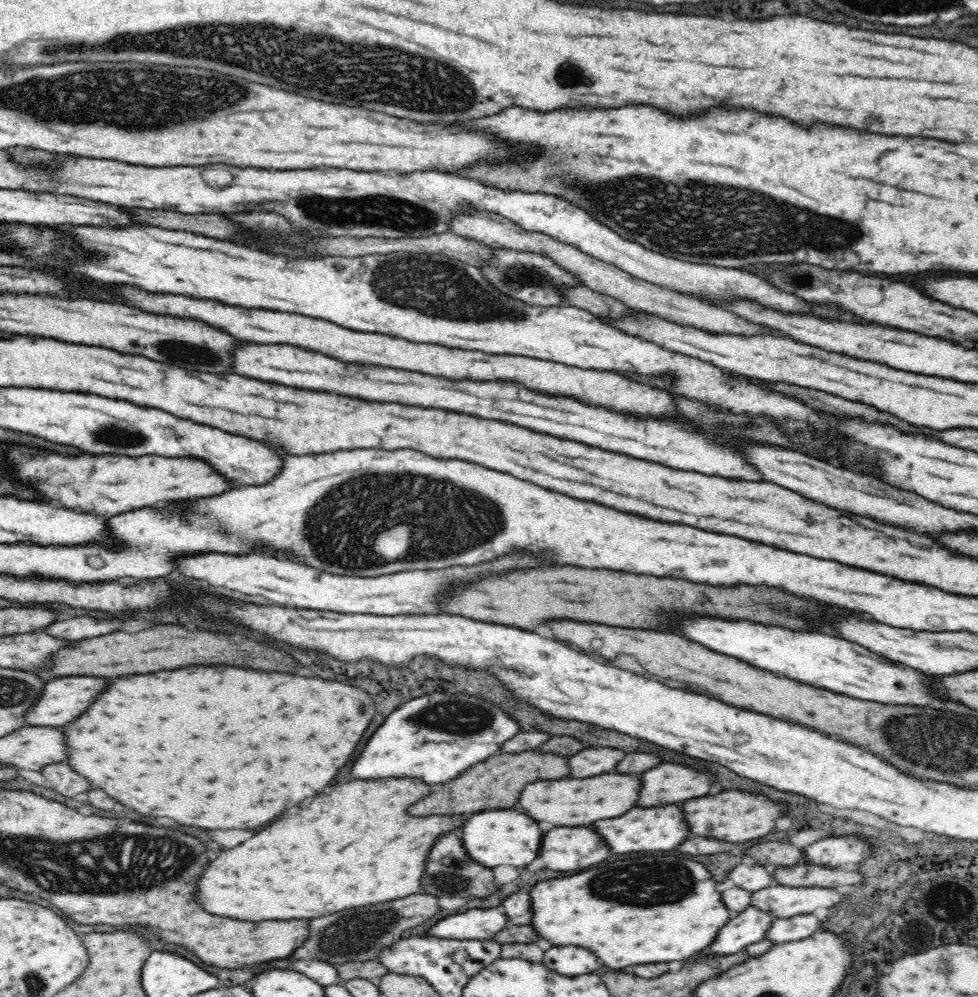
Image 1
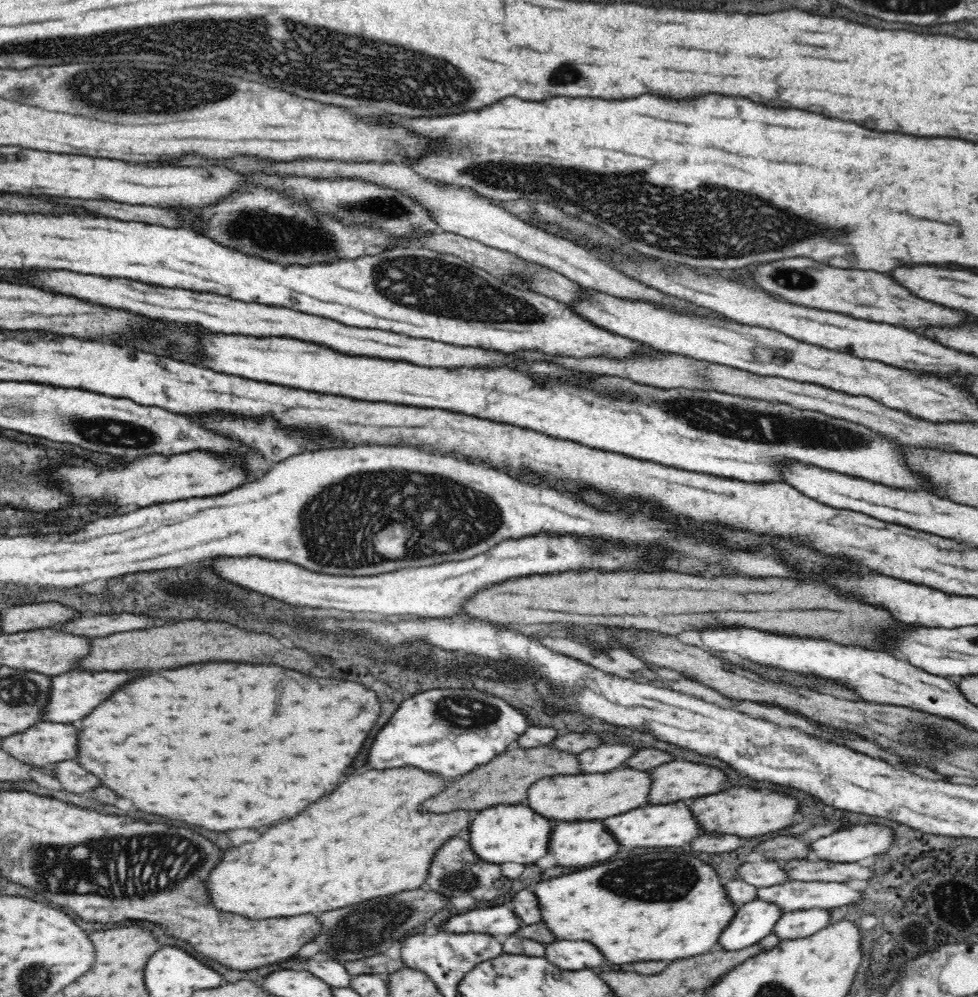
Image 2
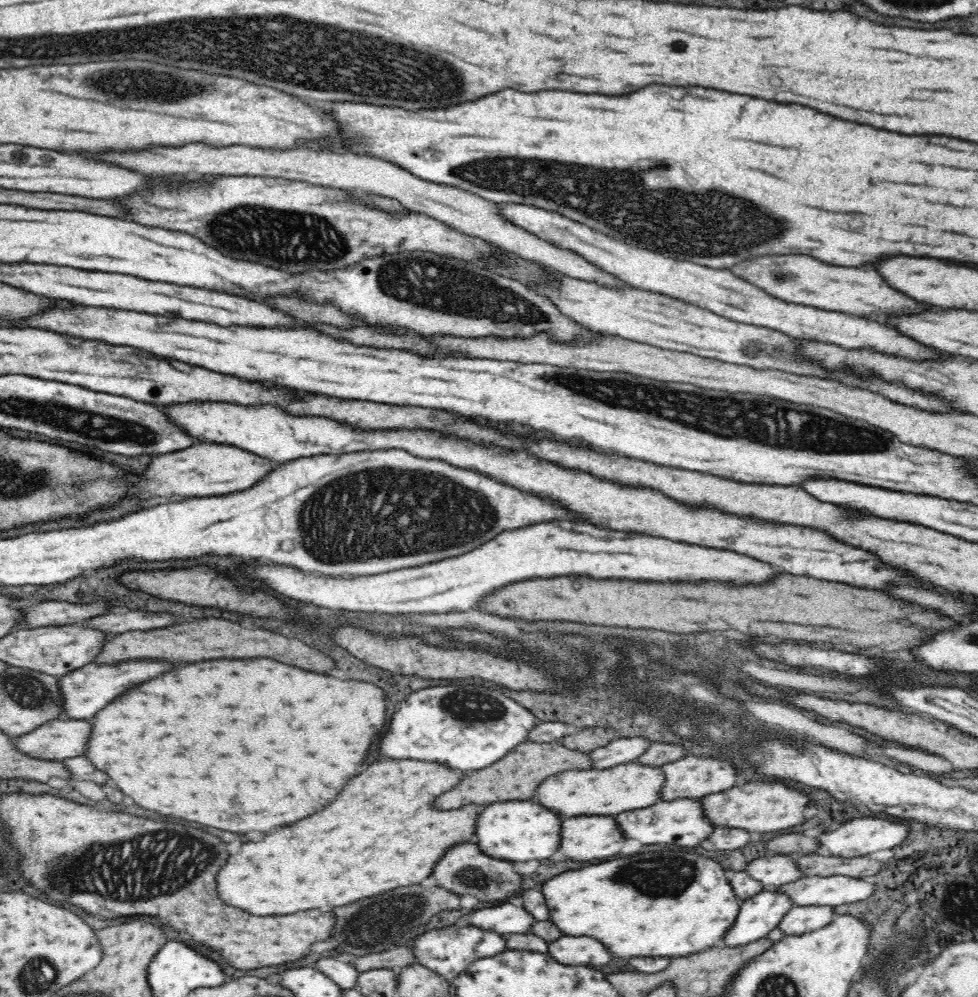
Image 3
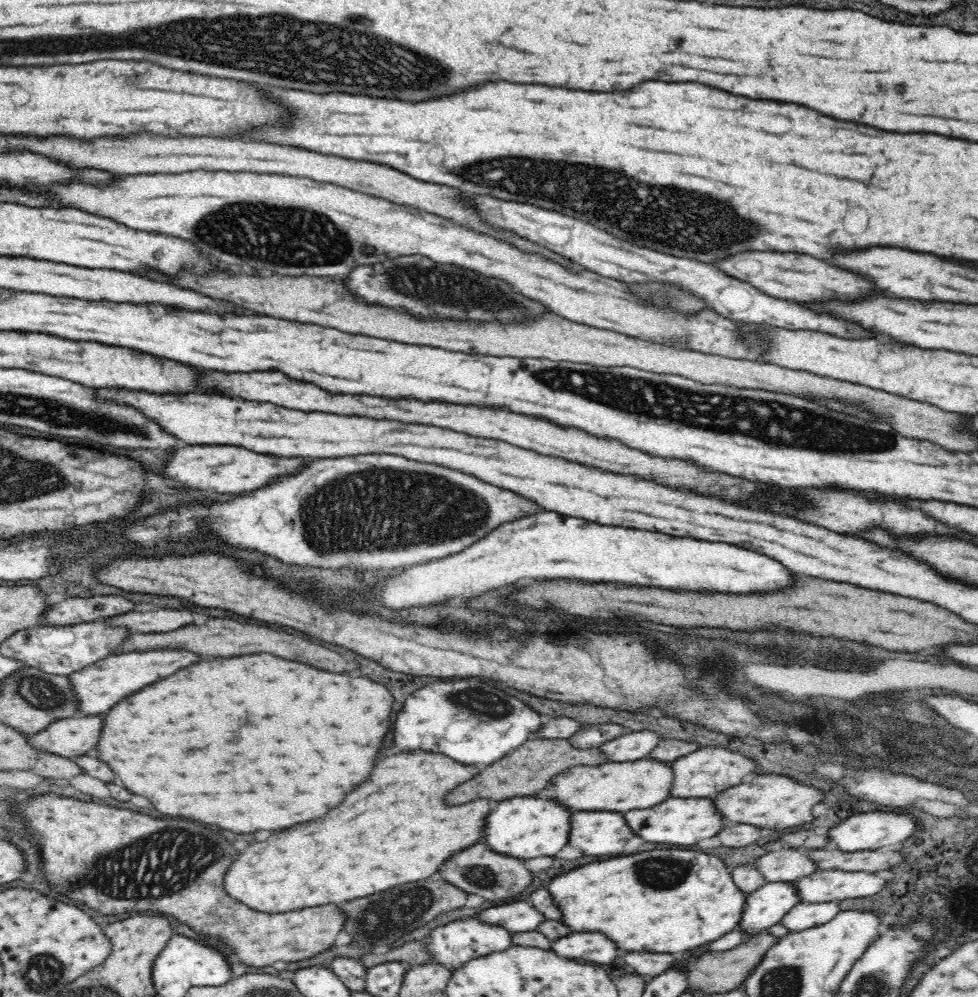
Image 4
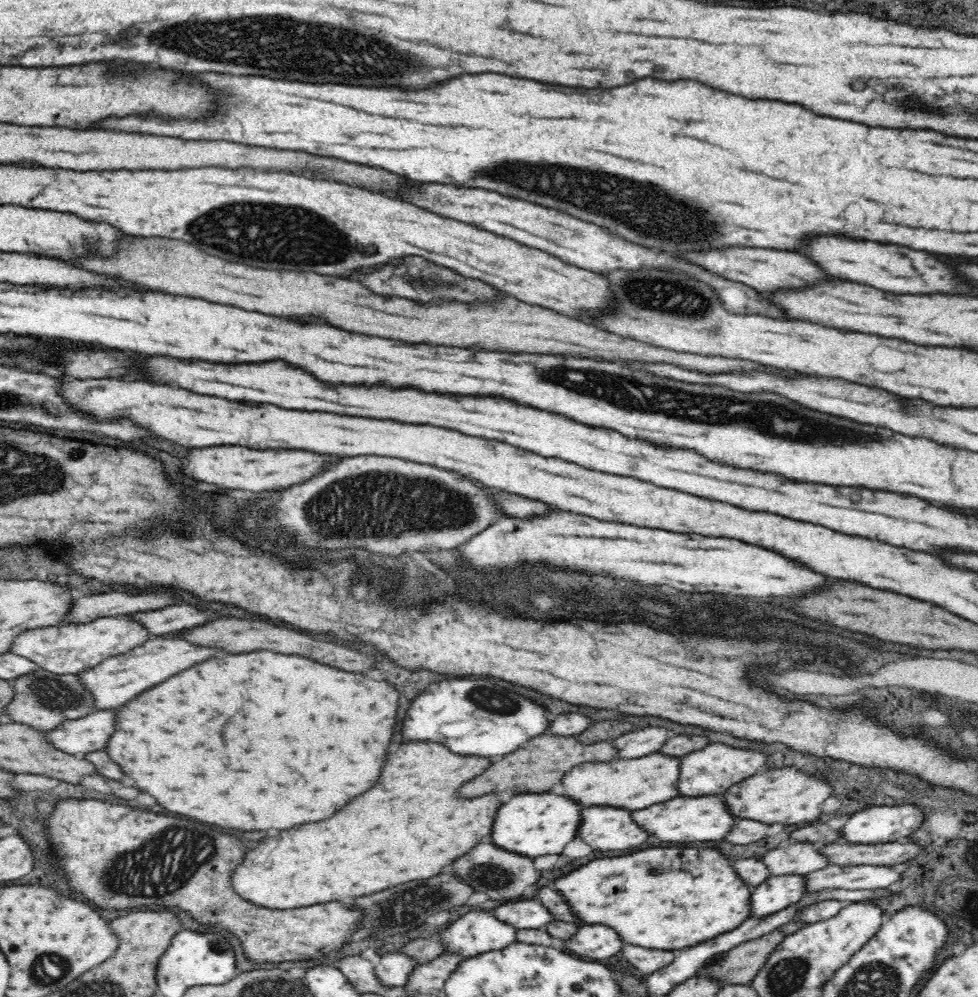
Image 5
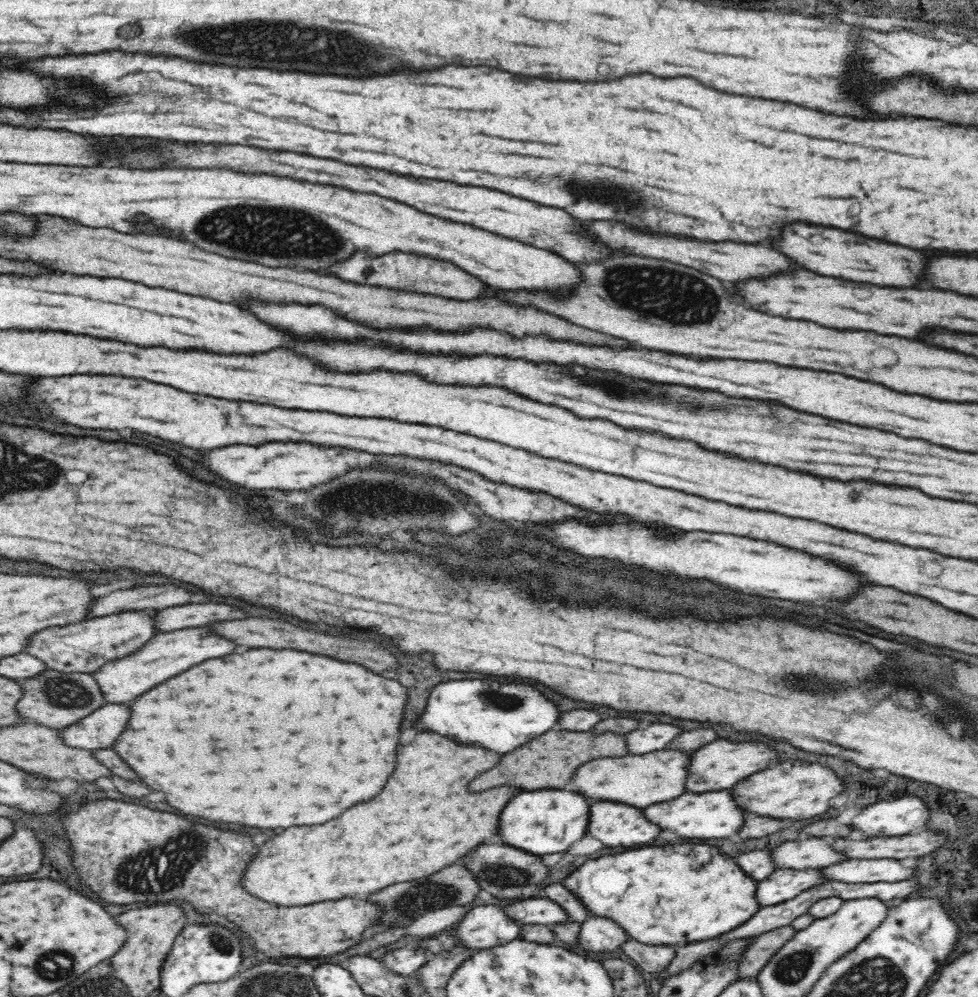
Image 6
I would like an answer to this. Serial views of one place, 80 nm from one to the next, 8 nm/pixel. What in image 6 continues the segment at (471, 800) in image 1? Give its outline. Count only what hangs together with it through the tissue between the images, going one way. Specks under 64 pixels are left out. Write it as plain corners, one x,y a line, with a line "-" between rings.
548,730
544,734
541,734
538,738
534,738
532,742
524,744
514,756
512,754
506,754
492,770
484,772
482,776
474,778
472,784
470,784
470,792
482,792
482,790
488,790
488,788
496,788
496,786
522,786
526,790
544,790
544,788
564,788
566,782
570,782
574,770
584,764
584,762
590,762
594,758
614,758
628,755
628,747
626,747
626,737
620,734
606,732
606,734
598,734
594,736
594,733
590,734
590,731
586,732
566,732
560,730

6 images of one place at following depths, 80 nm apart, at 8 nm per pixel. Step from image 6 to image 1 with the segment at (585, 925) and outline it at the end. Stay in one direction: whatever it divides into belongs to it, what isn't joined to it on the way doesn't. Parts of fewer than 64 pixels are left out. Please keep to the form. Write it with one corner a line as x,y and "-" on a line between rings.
560,946
560,948
550,948
543,956
544,966
564,977
575,977
581,974
599,973
602,968
598,958
586,950
586,948
576,948
576,946

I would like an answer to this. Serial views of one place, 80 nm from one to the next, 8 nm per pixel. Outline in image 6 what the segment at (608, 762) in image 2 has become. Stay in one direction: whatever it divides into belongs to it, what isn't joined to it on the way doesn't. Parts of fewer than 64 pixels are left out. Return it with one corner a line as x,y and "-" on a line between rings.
653,723
626,733
628,754
641,755
657,750
664,750
680,734
675,724

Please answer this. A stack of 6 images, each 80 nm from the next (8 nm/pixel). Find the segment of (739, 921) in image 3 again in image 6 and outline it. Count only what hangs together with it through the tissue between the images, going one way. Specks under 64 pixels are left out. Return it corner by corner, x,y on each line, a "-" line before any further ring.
776,869
768,878
757,883
758,908
788,902
795,899
802,891
823,882
822,869

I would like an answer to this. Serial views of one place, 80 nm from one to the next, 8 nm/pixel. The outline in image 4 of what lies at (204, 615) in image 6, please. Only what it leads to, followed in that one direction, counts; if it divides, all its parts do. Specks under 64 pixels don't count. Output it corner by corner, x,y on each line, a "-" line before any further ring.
156,610
156,612
130,612
114,618
106,618
104,622
110,626
122,626
136,632
168,632
180,626
190,624
194,614
190,610

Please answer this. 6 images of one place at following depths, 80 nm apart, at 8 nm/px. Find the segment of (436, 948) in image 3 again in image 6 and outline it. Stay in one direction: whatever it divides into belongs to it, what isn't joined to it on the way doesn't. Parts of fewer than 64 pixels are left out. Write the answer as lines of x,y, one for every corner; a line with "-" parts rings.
479,905
469,910
448,931
456,939
456,946
468,947
476,952
518,939
520,927
498,906

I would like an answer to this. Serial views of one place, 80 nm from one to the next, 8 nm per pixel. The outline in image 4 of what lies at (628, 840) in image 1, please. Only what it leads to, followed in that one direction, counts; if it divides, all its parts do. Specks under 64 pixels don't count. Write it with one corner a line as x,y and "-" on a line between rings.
668,798
648,810
632,810
622,814
628,826
644,838
644,842
694,846
704,838
712,838
722,830
722,818
708,798

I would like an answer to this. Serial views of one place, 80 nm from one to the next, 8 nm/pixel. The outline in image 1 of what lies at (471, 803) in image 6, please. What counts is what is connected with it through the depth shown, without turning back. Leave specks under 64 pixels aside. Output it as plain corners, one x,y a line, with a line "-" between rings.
394,778
364,782
354,780
334,788
330,794
314,798
306,808
296,814
274,822
250,840
232,850
224,850
214,862
208,864
198,880
196,900
204,910
216,916
238,918
244,922
262,920
294,920
294,918
320,918
332,912
380,904
420,892
420,878
424,860
434,846
436,838
450,832
456,824
470,816
406,816
406,808
430,794
430,786
420,780

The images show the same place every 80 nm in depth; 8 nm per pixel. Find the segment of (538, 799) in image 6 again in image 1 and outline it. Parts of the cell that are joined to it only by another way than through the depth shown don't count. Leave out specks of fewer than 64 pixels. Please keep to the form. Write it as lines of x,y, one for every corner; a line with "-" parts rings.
486,810
480,814
470,816
462,826
462,842
472,861
494,868
494,866
526,866
528,862
536,860
540,842
542,842
542,830
538,822
534,822
528,814
516,812
516,810

